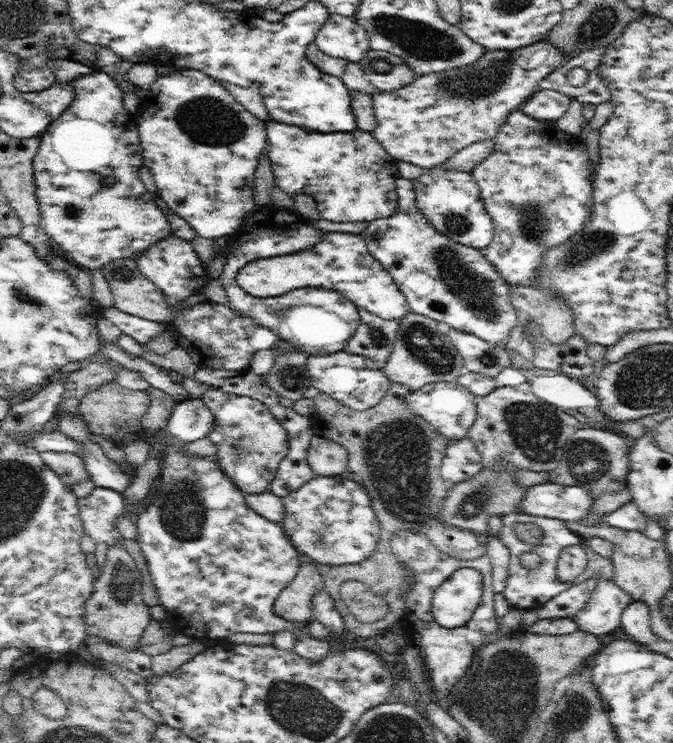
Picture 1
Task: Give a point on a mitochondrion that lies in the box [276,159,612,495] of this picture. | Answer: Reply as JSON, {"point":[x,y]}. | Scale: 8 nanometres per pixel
{"point":[475,292]}

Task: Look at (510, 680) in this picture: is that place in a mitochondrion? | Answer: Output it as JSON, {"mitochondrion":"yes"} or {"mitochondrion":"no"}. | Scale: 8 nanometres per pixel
{"mitochondrion":"yes"}

